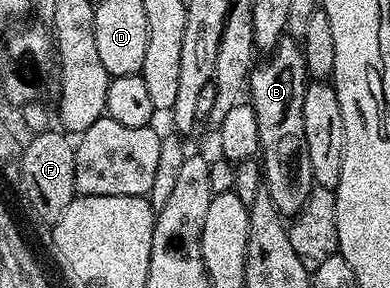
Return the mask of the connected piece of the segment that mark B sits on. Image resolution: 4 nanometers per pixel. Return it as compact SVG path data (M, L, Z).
M287 35L281 37L265 57L268 58L253 68L247 92L250 97L252 93L250 104L258 115L263 184L270 199L274 199L274 207L278 207L285 218L291 219L302 211L314 188L310 151L306 151L306 127L302 127L302 99L310 78L303 48Z

